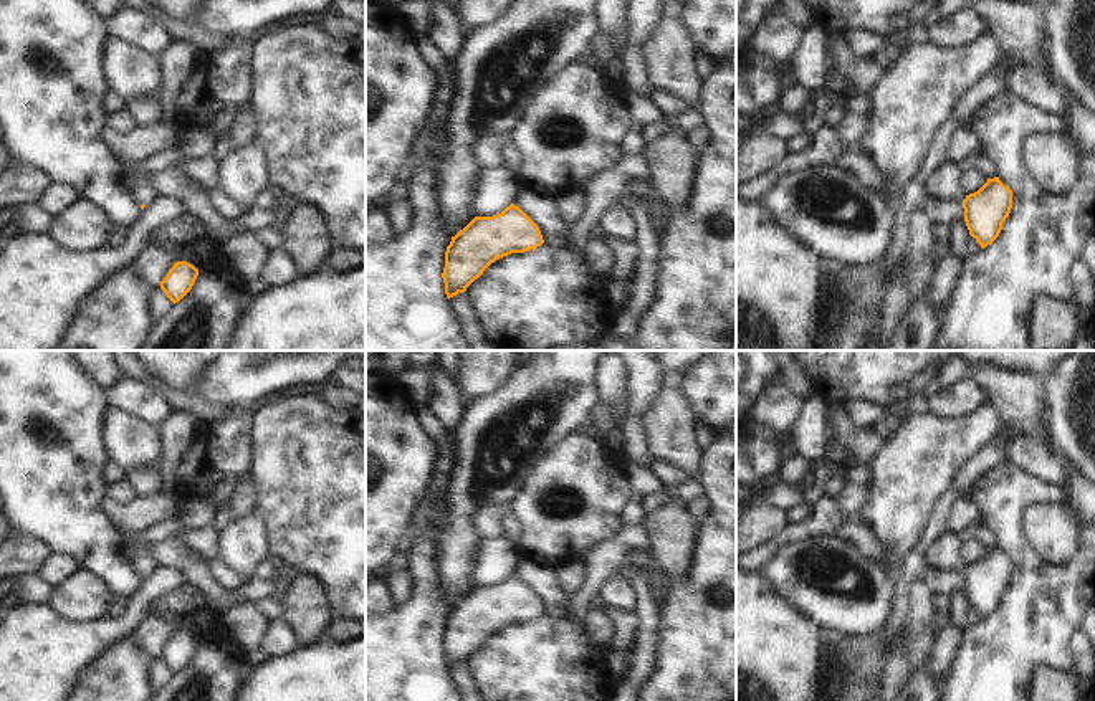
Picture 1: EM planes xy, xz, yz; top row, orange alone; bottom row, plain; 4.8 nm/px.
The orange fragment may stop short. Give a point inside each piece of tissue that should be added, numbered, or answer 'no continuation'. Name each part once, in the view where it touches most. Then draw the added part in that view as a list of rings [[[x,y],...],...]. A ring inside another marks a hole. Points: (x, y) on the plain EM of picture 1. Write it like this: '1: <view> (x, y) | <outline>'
1: yz (943, 554) | [[[946,532],[940,539],[936,539],[928,549],[926,549],[926,562],[930,569],[938,570],[956,570],[963,575],[963,570],[966,569],[966,562],[961,557],[961,544],[956,536]]]

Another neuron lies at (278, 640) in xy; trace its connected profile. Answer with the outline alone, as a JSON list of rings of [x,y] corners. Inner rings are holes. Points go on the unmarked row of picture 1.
[[[281,618],[270,622],[266,633],[256,651],[256,660],[261,658],[280,658],[293,653],[299,648],[299,643],[289,628],[289,625]]]

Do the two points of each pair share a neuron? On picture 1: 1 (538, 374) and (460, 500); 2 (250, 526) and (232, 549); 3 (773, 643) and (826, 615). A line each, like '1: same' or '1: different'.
1: same
2: same
3: different

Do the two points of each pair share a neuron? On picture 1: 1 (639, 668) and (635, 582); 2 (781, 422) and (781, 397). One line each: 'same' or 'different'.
1: same
2: same

